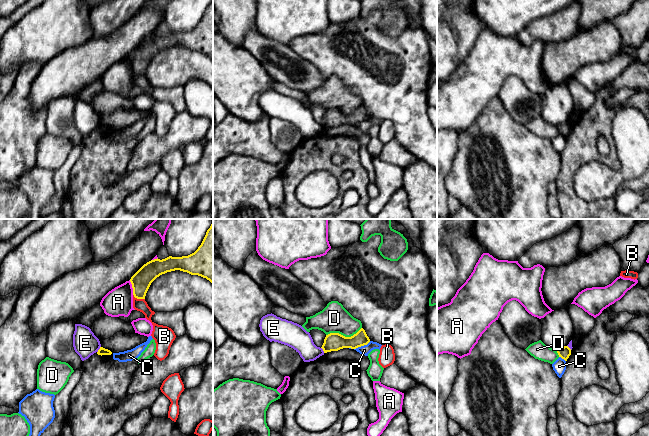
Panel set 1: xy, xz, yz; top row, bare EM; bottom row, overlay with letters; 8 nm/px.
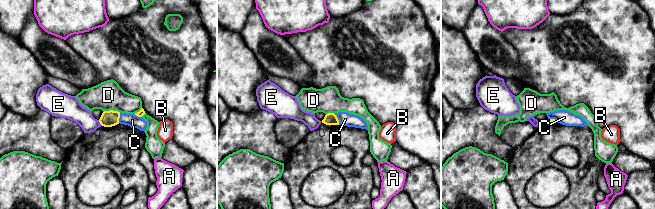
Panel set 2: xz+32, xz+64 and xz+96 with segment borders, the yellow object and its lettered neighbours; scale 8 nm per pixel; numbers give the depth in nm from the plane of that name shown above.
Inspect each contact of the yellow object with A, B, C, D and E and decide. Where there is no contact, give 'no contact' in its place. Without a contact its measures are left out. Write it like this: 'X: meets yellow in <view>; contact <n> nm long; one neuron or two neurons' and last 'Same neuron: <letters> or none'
A: meets yellow in xy; contact 120 nm long; two neurons
B: meets yellow in xy; contact 100 nm long; two neurons
C: meets yellow in xz; contact 150 nm long; two neurons
D: meets yellow in xz; contact 300 nm long; two neurons
E: meets yellow in xy; contact 60 nm long; two neurons
Same neuron: none

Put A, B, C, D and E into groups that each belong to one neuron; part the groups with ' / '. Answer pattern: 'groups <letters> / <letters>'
groups A / B / C / D / E

